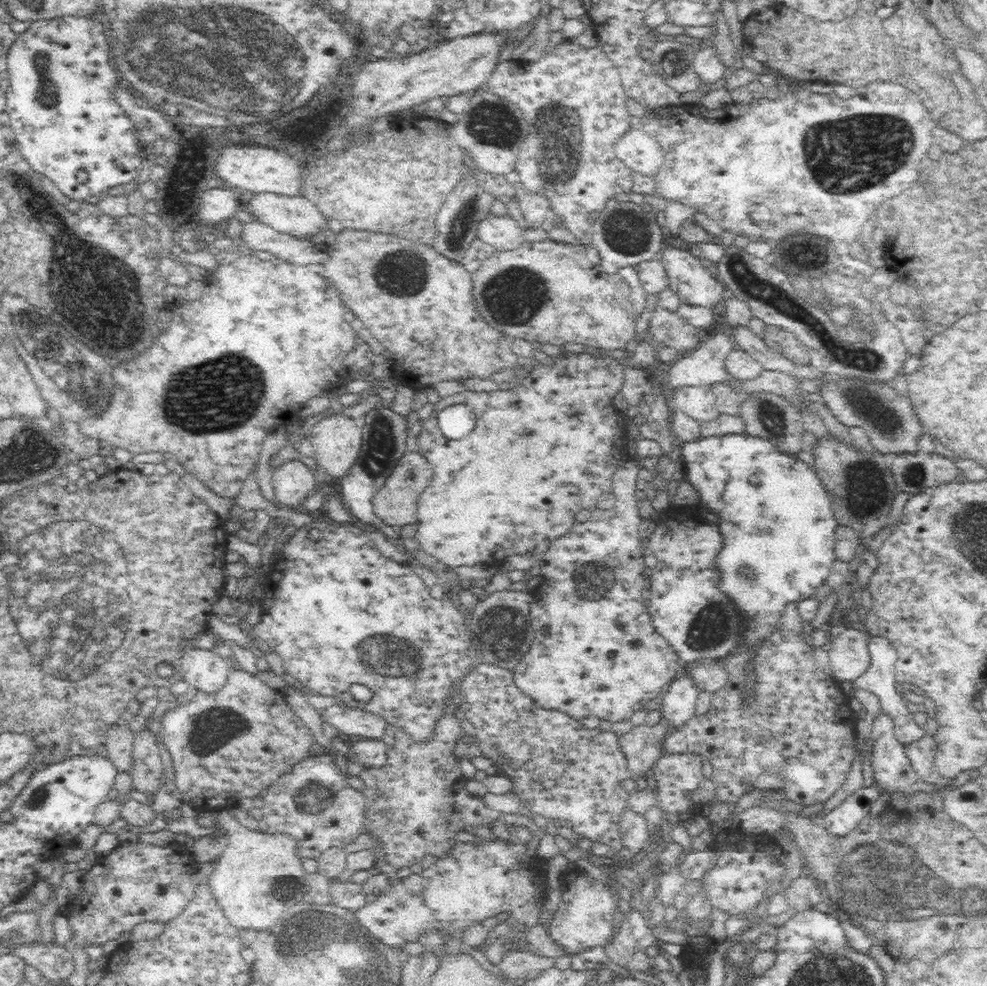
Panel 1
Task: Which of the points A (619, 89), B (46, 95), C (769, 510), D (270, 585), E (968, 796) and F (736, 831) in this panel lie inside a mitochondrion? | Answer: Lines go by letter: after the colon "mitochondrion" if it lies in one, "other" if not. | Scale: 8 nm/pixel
A: other
B: mitochondrion
C: other
D: other
E: other
F: other

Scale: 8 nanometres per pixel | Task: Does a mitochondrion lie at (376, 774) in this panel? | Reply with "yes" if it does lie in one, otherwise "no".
no

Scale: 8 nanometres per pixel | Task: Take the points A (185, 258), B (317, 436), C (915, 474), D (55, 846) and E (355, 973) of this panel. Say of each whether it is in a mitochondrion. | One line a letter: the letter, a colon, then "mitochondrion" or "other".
A: other
B: other
C: mitochondrion
D: other
E: mitochondrion

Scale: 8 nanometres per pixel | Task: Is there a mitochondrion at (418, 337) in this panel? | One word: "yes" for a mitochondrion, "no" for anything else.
no

